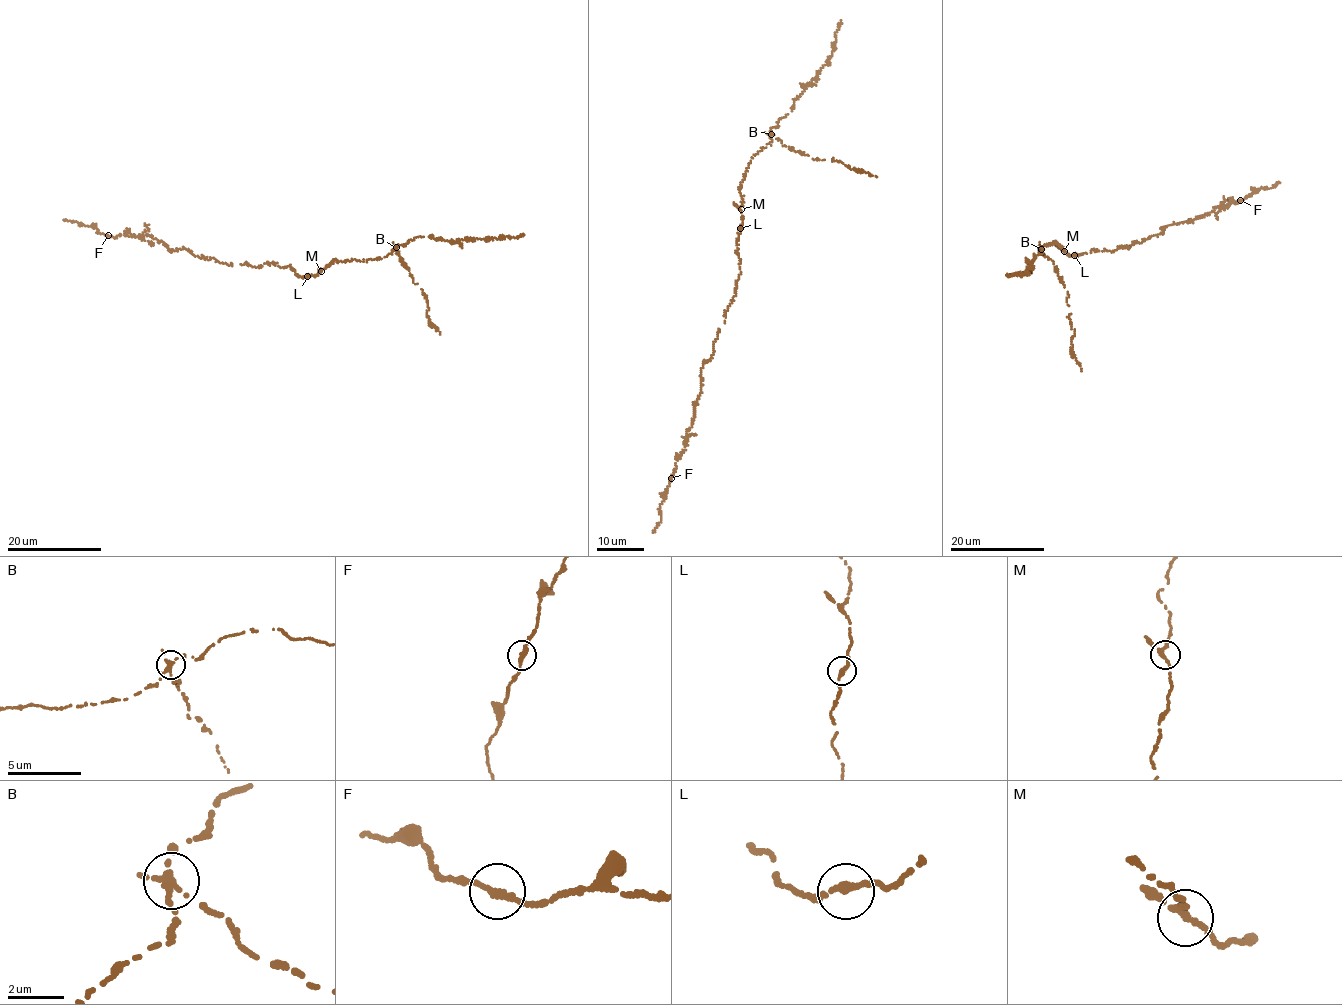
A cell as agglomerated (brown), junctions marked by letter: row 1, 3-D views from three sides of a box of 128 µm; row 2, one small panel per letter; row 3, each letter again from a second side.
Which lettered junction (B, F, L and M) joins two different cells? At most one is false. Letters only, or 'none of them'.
B

